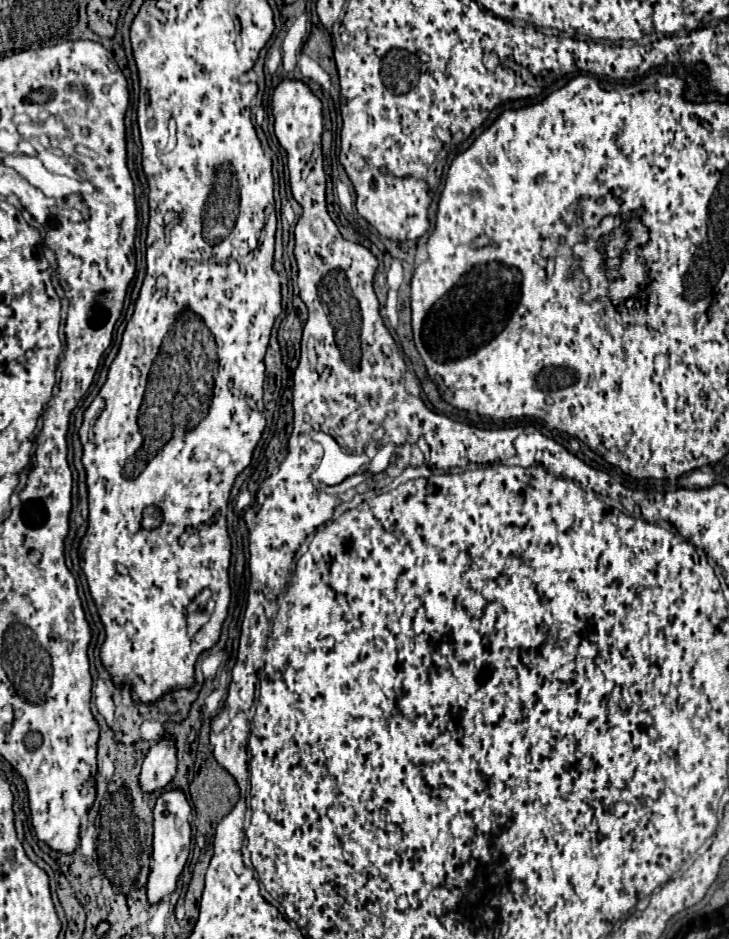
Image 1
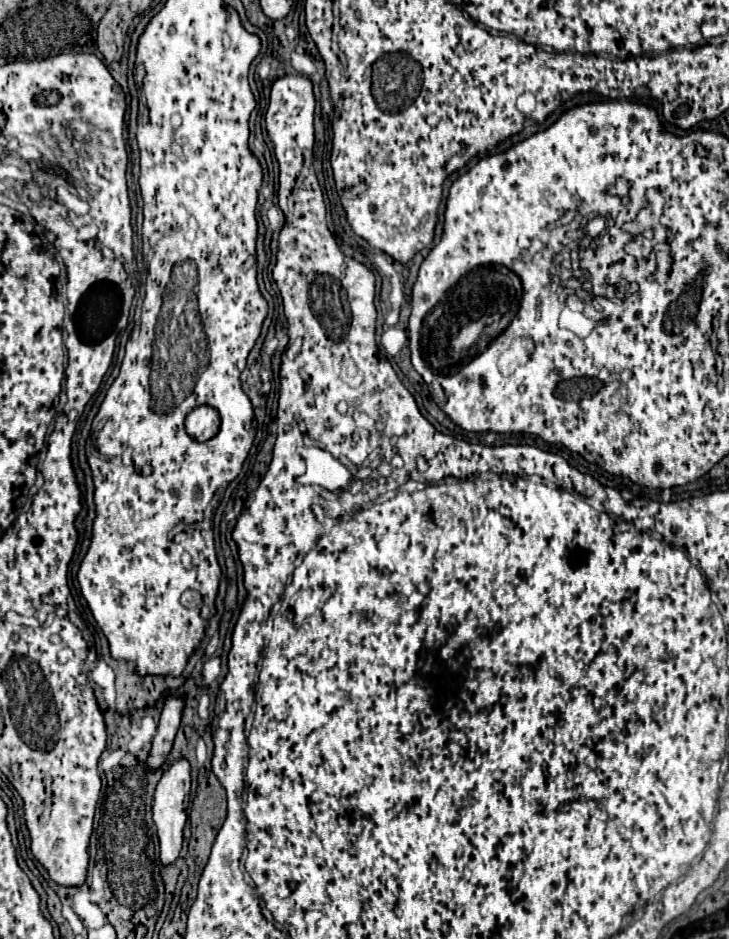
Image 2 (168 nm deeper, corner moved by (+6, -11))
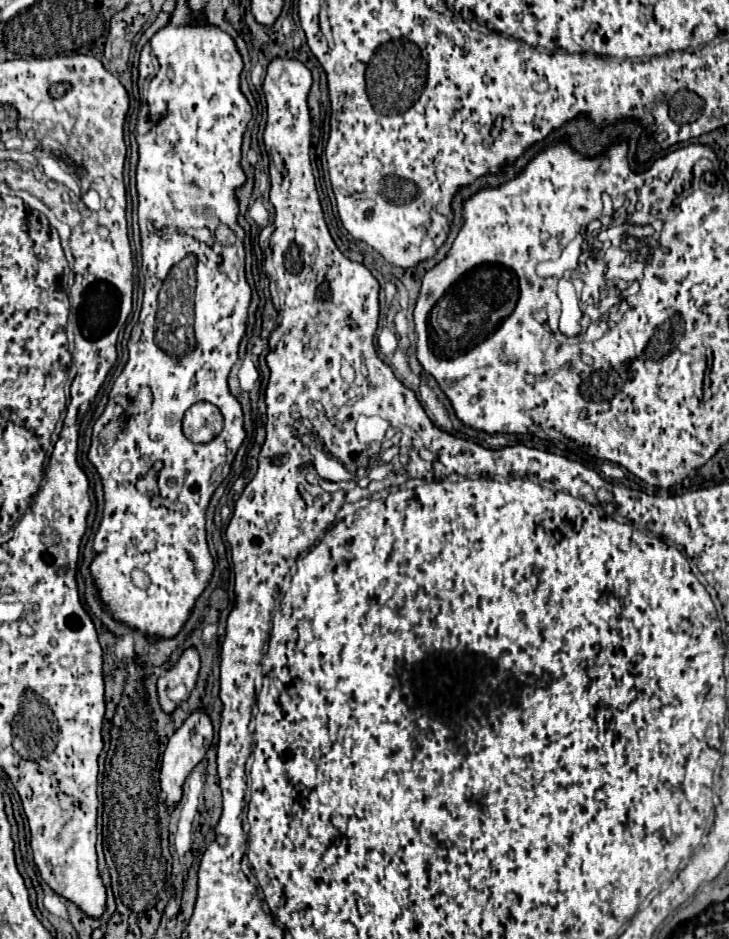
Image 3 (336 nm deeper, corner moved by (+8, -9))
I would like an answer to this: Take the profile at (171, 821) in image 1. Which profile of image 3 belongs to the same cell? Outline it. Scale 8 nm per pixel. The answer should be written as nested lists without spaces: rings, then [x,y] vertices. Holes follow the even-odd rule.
[[[204,709],[192,711],[186,717],[186,721],[170,737],[166,751],[162,755],[162,769],[160,769],[160,787],[162,787],[162,793],[166,795],[166,807],[176,807],[176,803],[182,799],[182,785],[184,785],[188,773],[204,759],[204,755],[212,743],[212,737],[214,737],[212,721]]]

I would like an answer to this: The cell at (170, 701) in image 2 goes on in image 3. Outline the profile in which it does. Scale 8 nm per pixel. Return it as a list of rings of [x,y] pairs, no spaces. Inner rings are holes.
[[[188,647],[180,653],[176,665],[170,667],[166,673],[162,673],[162,677],[158,679],[158,697],[166,713],[174,711],[188,699],[196,683],[198,671],[200,671],[198,651],[196,647]]]

